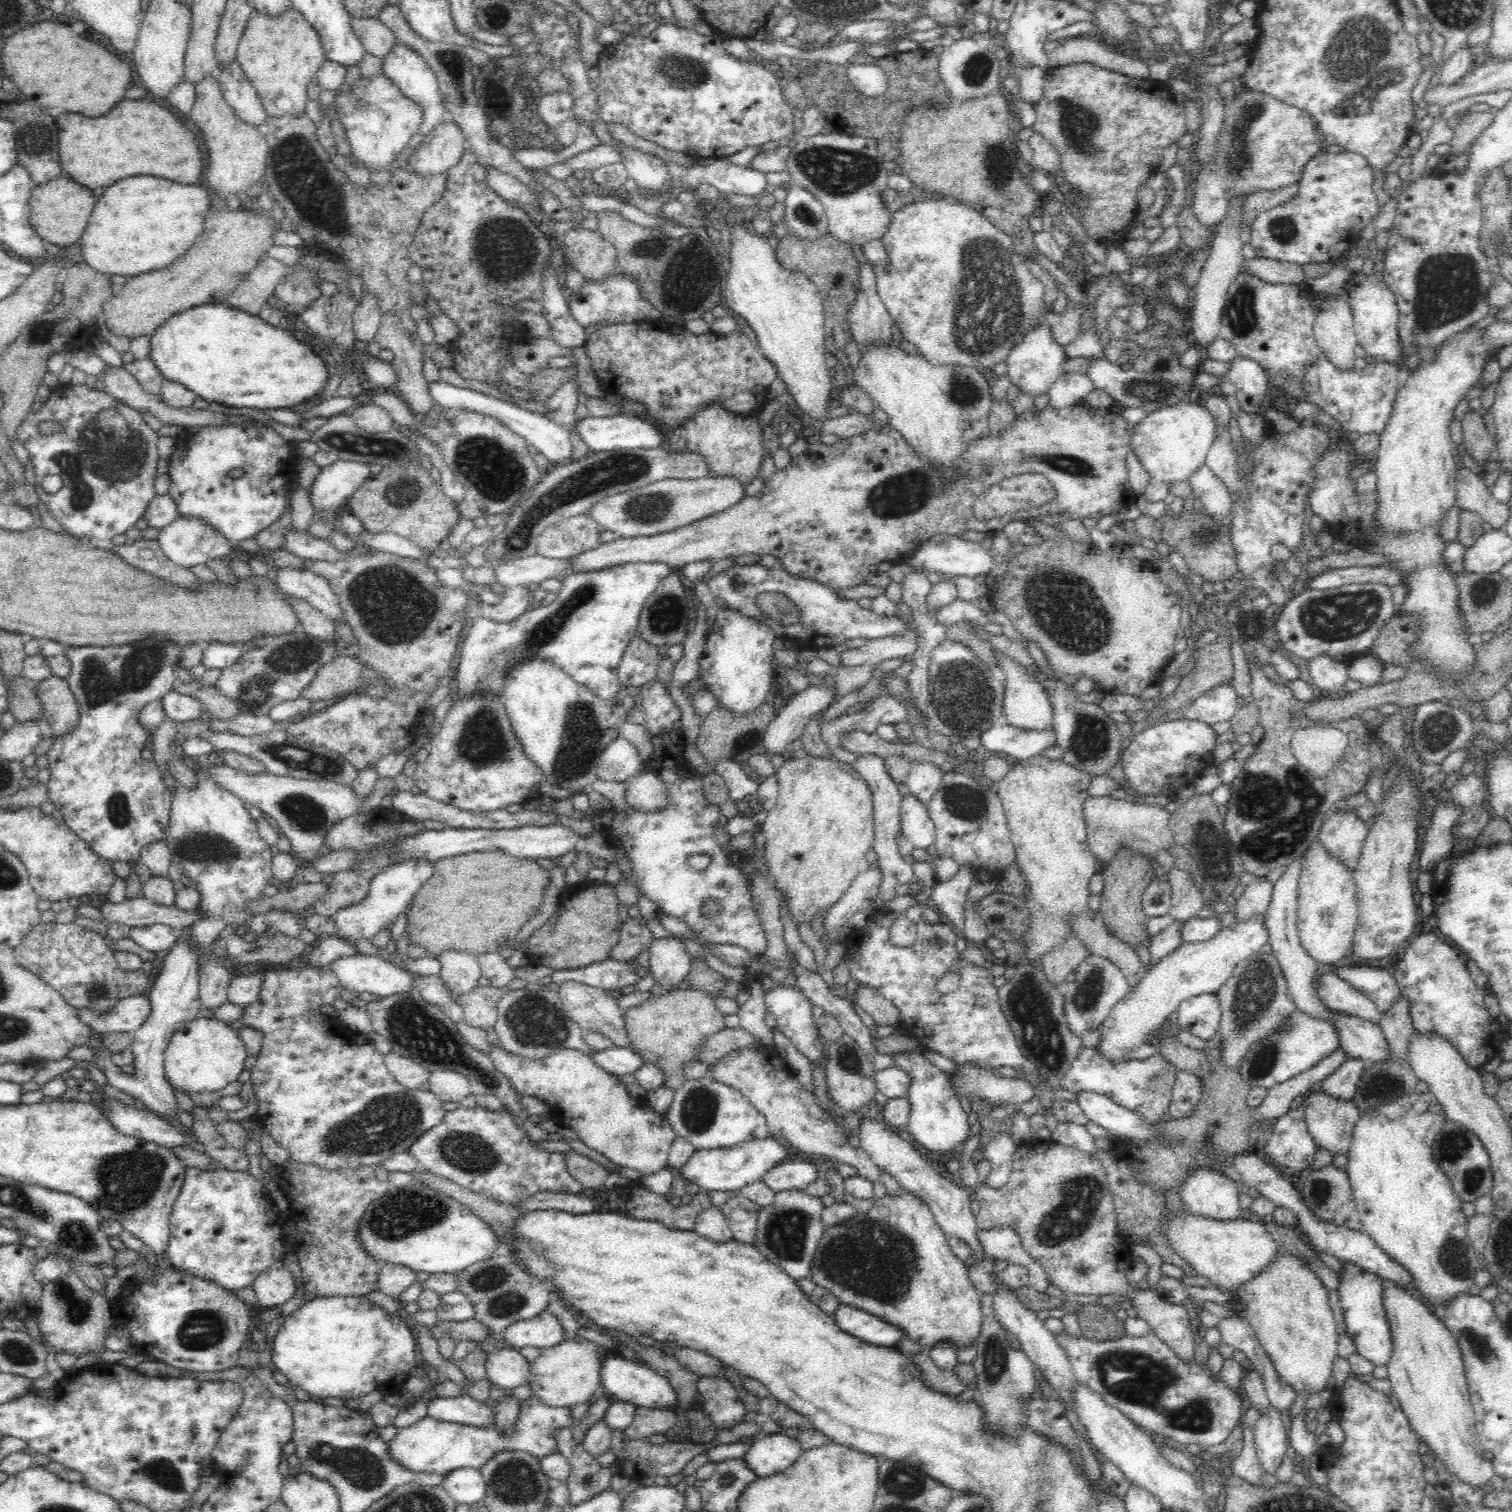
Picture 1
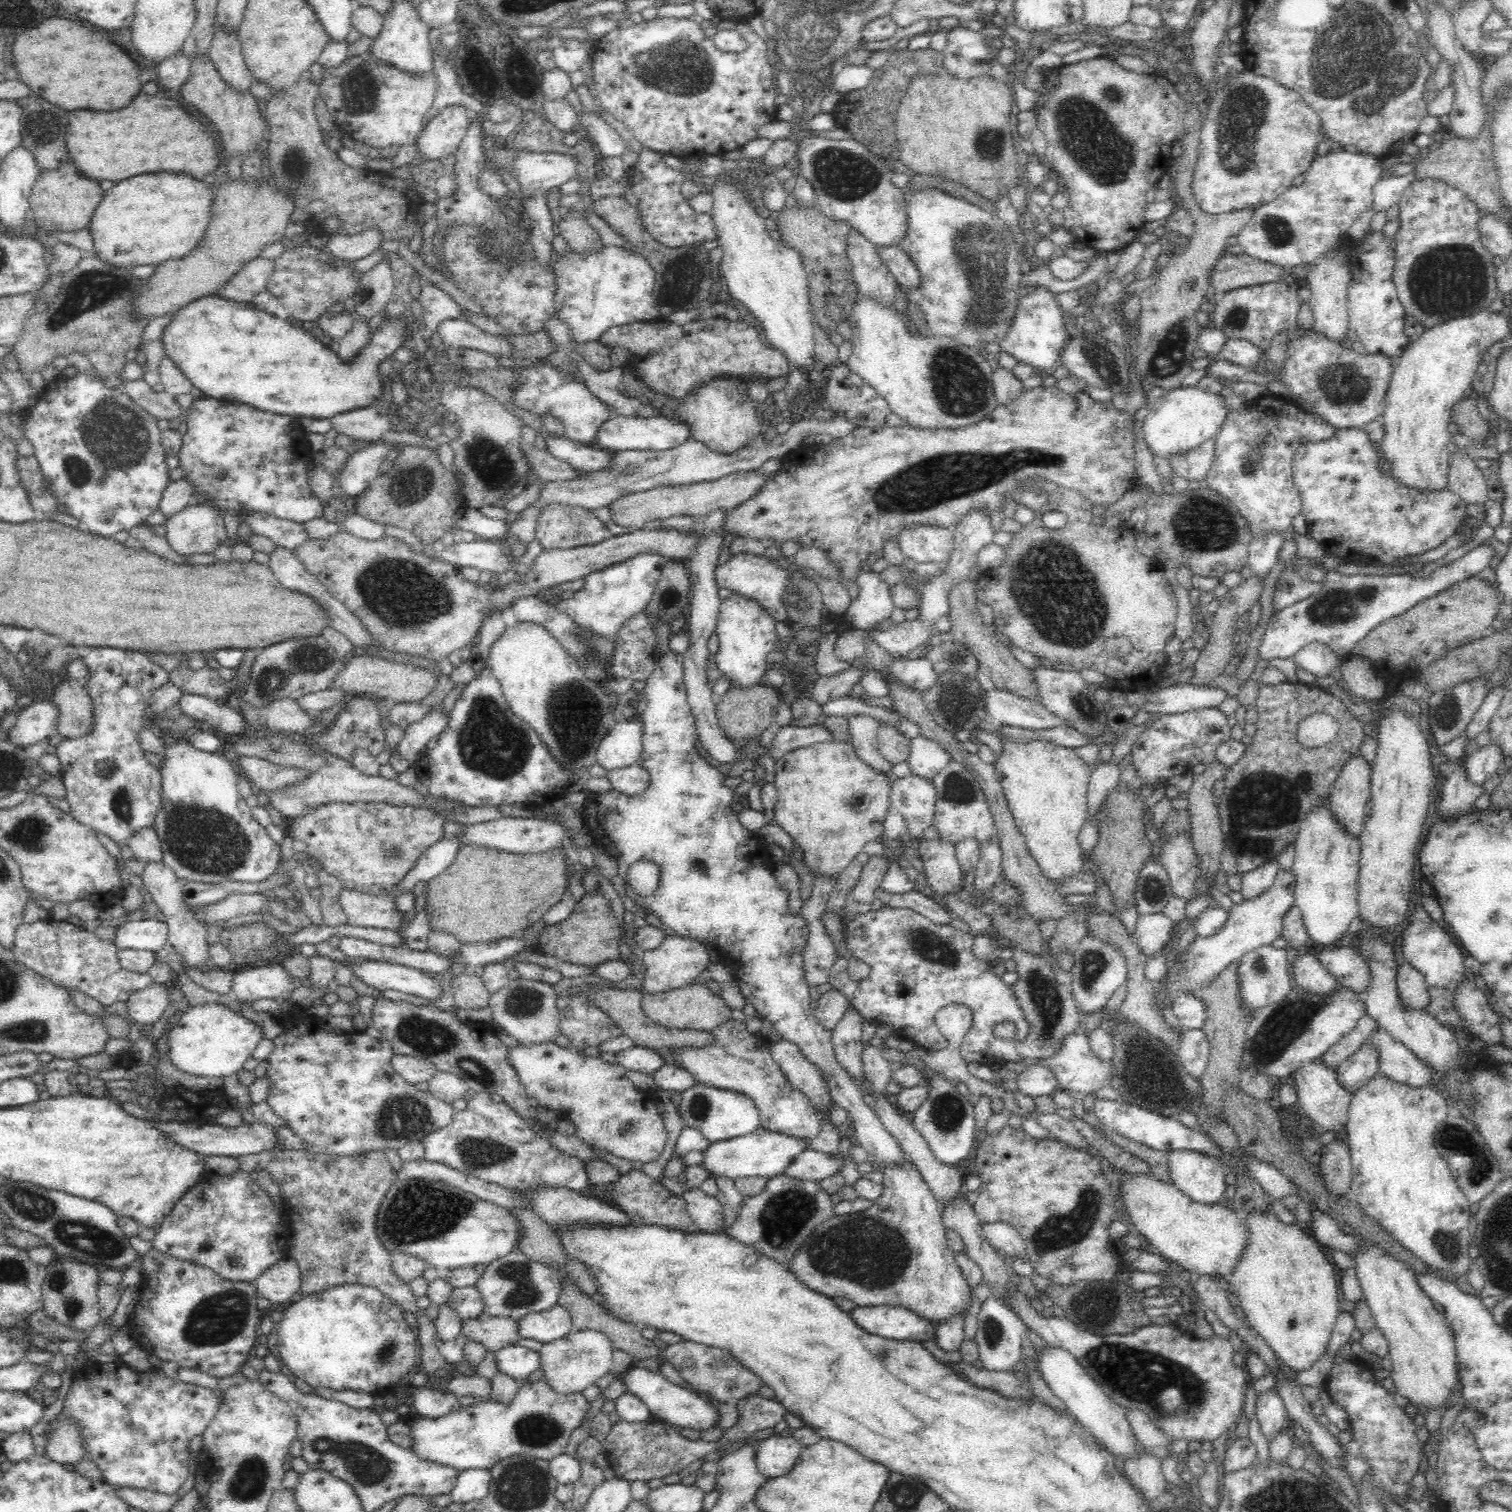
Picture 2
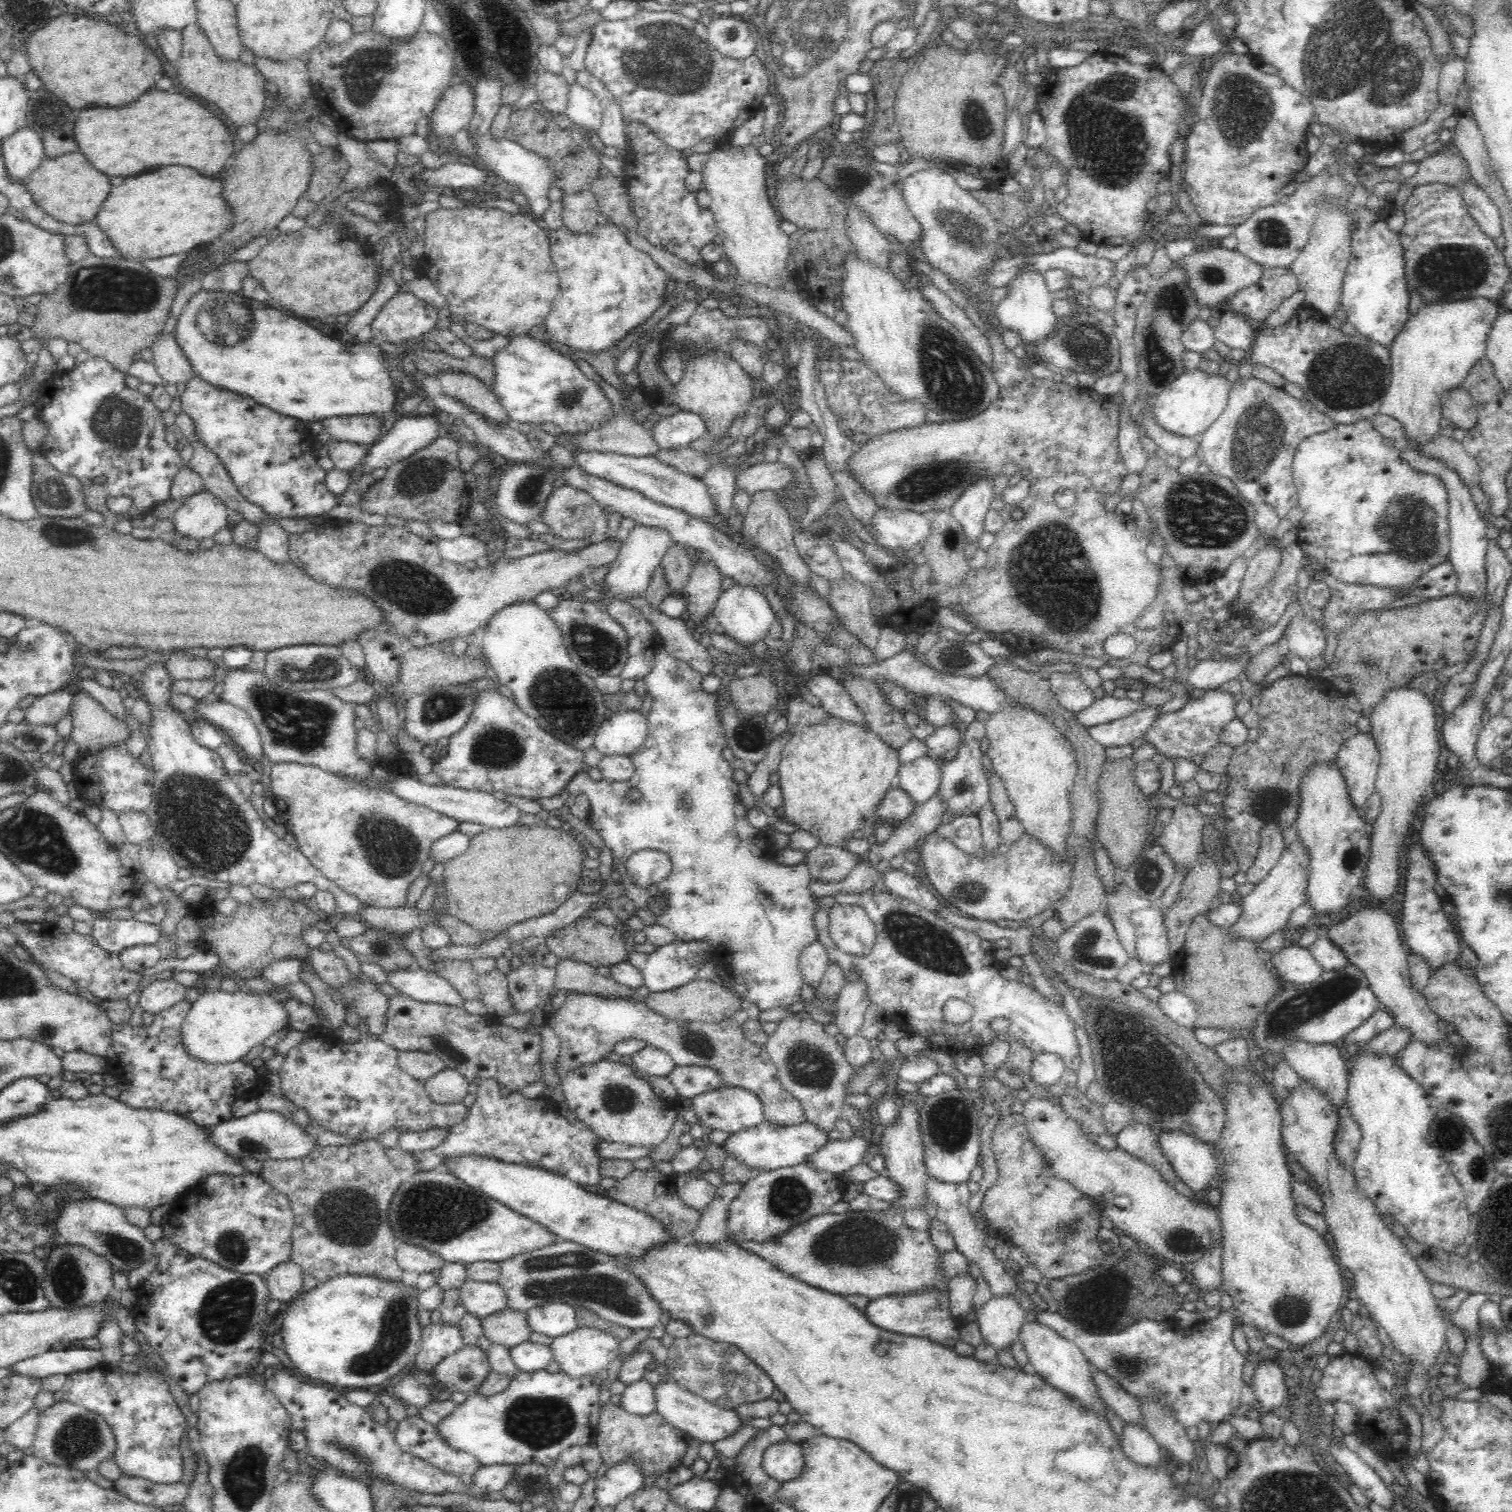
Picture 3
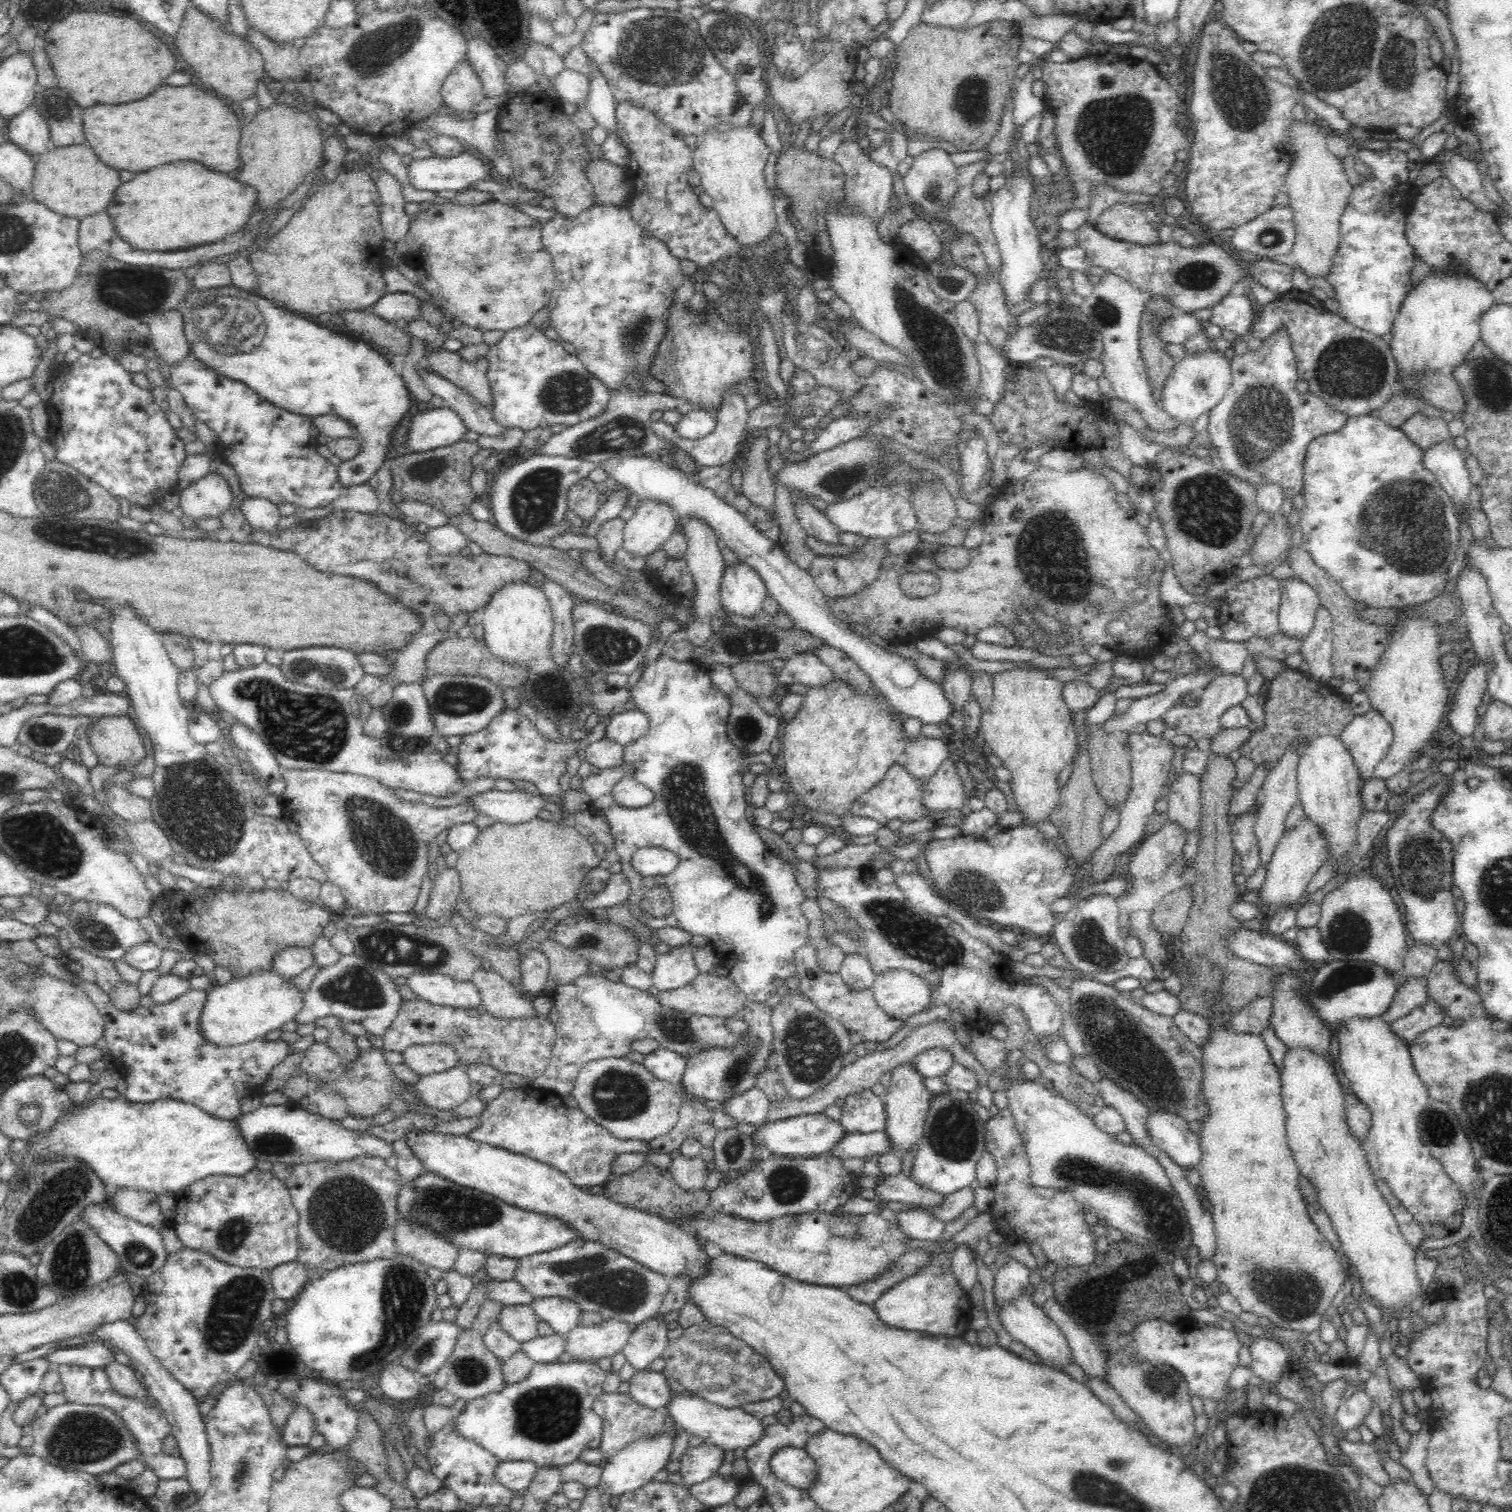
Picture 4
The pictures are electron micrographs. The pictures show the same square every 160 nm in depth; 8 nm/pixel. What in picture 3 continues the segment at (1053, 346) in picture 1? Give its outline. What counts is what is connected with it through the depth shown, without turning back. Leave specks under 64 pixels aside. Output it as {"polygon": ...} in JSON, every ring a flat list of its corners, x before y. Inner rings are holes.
{"polygon":[[1022,271,1010,282,1007,297,997,304,996,318,1001,334,1005,330,1016,332,1024,347,1047,339,1053,335,1059,318,1052,310,1054,300,1040,271]]}

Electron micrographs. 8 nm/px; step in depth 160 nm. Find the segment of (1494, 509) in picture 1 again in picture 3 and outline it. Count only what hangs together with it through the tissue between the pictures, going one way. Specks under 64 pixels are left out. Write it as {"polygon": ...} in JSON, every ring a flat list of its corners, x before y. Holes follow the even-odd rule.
{"polygon":[[1438,436,1434,442,1428,442,1420,451,1430,458,1444,461,1456,475,1464,481,1468,490,1474,486,1480,486,1481,472,1479,464,1464,451,1463,444,1453,438]]}

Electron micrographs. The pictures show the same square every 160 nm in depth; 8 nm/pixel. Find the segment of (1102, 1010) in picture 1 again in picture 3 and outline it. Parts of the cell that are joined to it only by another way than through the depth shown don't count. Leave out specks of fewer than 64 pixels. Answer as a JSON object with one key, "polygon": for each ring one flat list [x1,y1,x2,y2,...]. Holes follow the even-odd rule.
{"polygon":[[1102,909,1094,912,1092,916,1086,916,1084,920,1077,922,1076,926,1063,932,1054,949,1070,966,1093,978,1108,982,1117,980,1122,966,1130,960,1129,954,1118,939,1111,919]]}

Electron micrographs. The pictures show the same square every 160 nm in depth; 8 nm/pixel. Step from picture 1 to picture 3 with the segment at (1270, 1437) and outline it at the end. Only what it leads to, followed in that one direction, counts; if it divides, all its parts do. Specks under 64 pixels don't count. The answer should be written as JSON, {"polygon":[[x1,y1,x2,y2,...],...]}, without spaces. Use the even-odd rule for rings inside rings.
{"polygon":[[1268,1360,1258,1364,1252,1386,1256,1402,1264,1410,1261,1414,1279,1409,1287,1398,1288,1385,1277,1360]]}

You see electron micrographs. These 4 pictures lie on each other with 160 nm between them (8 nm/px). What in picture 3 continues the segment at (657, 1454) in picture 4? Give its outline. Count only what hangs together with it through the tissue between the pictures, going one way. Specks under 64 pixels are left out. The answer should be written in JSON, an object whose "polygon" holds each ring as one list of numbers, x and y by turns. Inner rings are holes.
{"polygon":[[624,1462,597,1479,595,1496,598,1504,605,1508,616,1506,631,1494,641,1489,643,1475,633,1462]]}

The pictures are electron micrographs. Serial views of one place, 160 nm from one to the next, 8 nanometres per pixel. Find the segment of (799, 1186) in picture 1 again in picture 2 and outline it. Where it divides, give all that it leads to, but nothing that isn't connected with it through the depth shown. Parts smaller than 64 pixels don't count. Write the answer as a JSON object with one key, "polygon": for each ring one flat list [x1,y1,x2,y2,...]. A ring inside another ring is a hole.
{"polygon":[[806,1149,795,1156,794,1160,782,1170,782,1174,778,1175,804,1181,820,1181,839,1172,841,1166,842,1159,839,1154,832,1157,832,1155]]}

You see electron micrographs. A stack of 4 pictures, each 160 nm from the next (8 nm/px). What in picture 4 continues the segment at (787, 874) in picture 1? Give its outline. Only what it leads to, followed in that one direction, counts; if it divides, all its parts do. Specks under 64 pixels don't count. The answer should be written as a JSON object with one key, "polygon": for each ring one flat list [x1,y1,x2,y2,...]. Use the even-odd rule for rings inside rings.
{"polygon":[[834,679,824,686,809,688,803,697,800,710,791,721,783,724,780,735,779,762,782,776,788,779,796,799,809,812,831,814,842,820,848,815,854,815,851,811,853,804,876,786,894,763,903,759,907,745,902,730,905,717,897,713,874,686,869,693,858,693,840,679]]}

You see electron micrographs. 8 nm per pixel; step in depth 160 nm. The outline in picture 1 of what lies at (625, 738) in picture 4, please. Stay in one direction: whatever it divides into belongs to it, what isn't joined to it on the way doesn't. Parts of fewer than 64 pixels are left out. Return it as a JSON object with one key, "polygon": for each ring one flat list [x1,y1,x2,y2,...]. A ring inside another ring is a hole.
{"polygon":[[616,737,599,755,597,778,606,782,624,782,636,775,644,762,638,757,638,749,623,737]]}

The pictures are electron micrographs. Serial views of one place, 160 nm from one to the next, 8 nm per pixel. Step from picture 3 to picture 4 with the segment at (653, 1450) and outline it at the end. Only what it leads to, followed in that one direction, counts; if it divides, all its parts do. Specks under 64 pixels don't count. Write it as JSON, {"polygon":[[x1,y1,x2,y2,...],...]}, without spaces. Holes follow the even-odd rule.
{"polygon":[[600,1394,593,1404,594,1413,602,1419,602,1432,598,1448,604,1460,616,1456,627,1444,642,1437,657,1437,666,1430,667,1408,661,1407,650,1410,635,1404,629,1394]]}

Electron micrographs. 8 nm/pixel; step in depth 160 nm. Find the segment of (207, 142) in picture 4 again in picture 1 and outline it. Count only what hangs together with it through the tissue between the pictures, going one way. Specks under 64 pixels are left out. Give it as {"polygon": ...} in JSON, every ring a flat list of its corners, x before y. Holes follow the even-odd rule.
{"polygon":[[120,100,108,114,86,118,62,112,56,116,60,130,60,167,64,176,86,188,112,186,126,176,150,174,182,184,196,184,202,174,202,154,196,136,168,112,148,100]]}

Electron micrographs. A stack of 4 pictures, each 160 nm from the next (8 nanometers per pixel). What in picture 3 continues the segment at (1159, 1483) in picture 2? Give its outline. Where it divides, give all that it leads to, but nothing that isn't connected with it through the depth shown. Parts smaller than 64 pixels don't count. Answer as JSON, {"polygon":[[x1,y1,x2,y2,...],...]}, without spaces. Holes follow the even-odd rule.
{"polygon":[[1126,1423,1120,1441,1122,1453,1134,1462,1134,1465,1160,1468,1163,1461,1162,1450,1148,1429]]}

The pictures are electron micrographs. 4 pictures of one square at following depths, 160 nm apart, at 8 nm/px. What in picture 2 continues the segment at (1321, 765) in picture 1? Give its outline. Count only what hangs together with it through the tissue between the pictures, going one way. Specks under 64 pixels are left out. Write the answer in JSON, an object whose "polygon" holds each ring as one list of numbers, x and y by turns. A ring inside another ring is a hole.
{"polygon":[[1326,713,1312,714,1298,724,1298,743,1304,749,1323,747,1324,745,1333,747,1334,740,1339,734,1339,728,1334,717]]}

